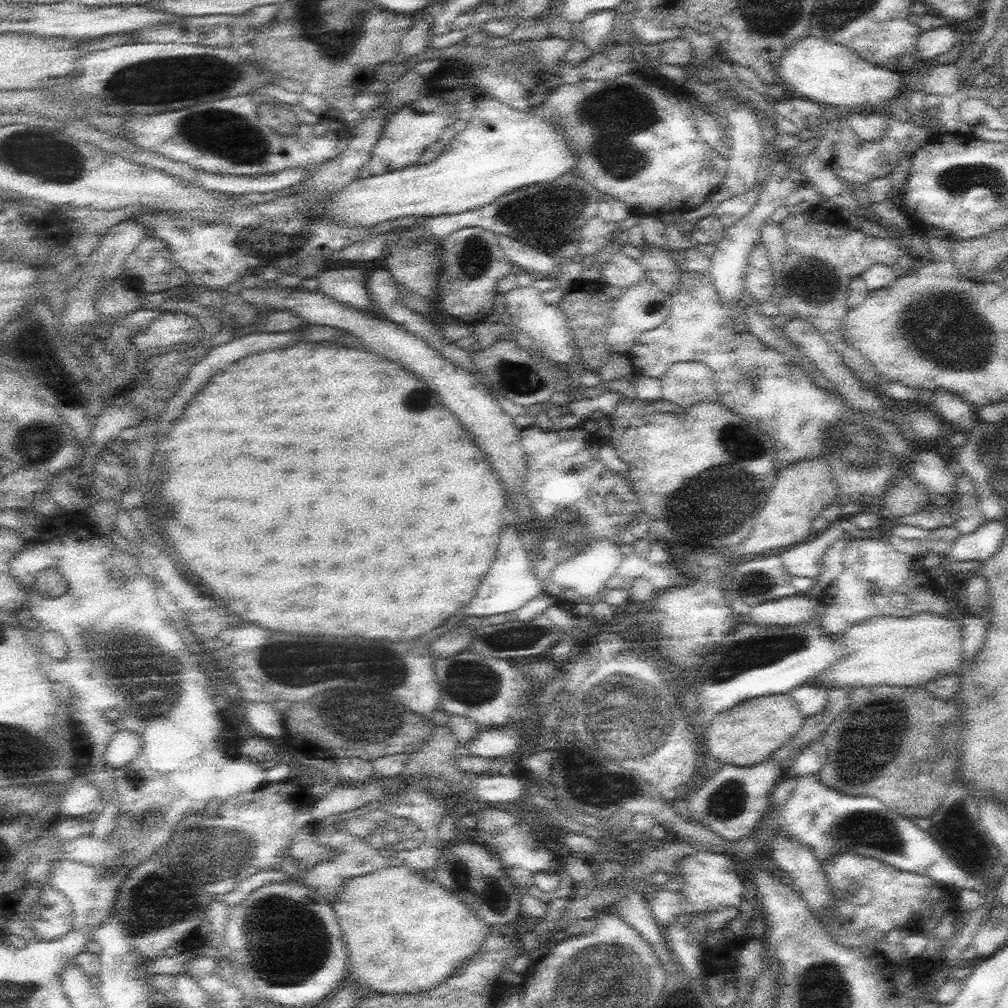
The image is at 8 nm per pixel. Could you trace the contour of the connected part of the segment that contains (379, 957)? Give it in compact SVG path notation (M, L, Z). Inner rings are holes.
M404 864L400 866L388 866L371 872L370 874L363 874L362 876L352 878L345 884L345 887L341 890L341 893L337 896L337 899L333 902L333 907L336 912L336 916L340 926L342 927L342 934L347 944L348 949L348 962L349 974L348 980L358 987L364 987L367 993L379 993L382 995L404 995L417 992L424 992L432 990L444 984L449 976L456 969L460 969L471 960L471 958L480 950L480 947L484 944L487 934L490 933L488 928L492 924L484 922L481 918L476 916L471 906L468 906L464 900L462 900L455 892L450 892L444 885L434 876L432 873L424 873L421 870L414 870Z

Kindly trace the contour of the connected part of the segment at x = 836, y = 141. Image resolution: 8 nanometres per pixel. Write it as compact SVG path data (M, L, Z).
M844 112L838 121L831 121L822 127L822 135L820 144L816 148L820 159L828 163L831 169L835 170L853 189L855 185L868 185L876 178L888 176L898 164L903 150L916 152L928 144L929 139L933 137L933 132L912 120L902 122L890 118L886 134L882 138L865 141L849 127Z

